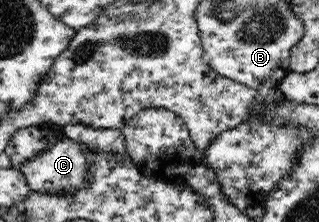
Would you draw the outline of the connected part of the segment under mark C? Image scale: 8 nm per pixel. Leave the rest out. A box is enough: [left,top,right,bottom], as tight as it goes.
[18,138,87,192]

